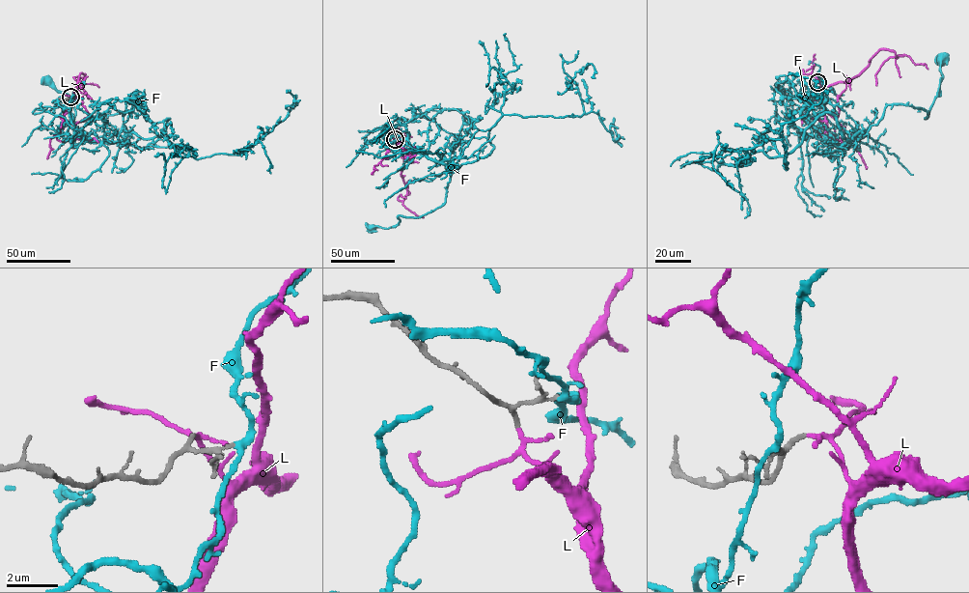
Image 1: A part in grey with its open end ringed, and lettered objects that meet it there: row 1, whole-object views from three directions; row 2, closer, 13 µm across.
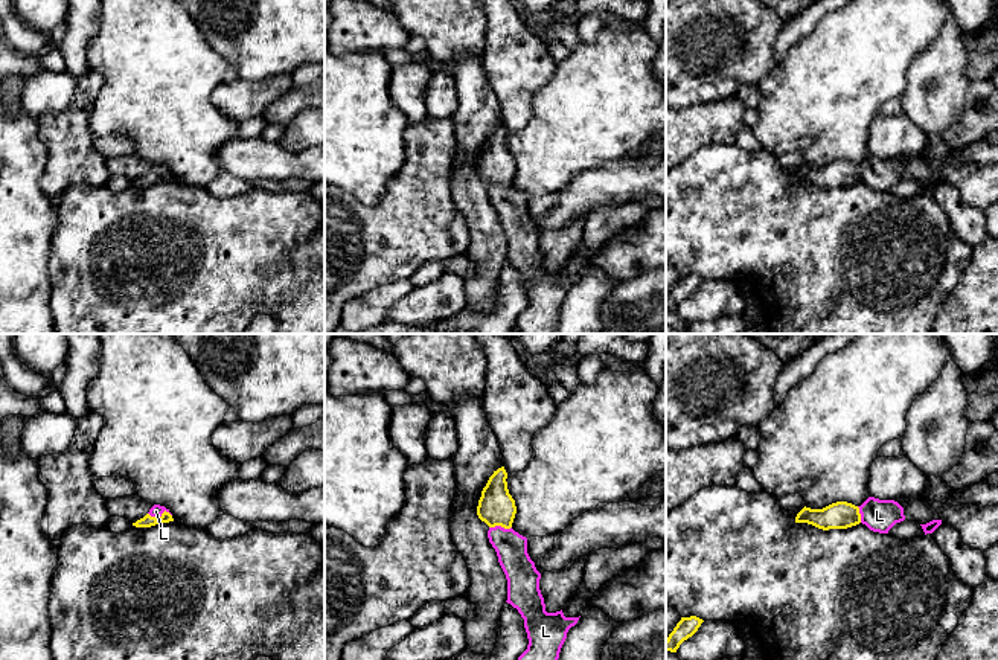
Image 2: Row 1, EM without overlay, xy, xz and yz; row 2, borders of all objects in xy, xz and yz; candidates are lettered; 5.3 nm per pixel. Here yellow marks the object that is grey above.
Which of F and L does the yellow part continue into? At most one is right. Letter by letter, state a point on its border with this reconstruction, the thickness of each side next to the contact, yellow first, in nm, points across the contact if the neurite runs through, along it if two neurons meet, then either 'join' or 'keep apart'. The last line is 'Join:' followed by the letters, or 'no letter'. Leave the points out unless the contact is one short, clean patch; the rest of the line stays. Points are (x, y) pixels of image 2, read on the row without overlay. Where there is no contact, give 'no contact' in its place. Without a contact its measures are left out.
F: no contact | keep apart
L: xy (162, 174) | 60/70 nm | across xy (147, 180), (162, 174), (156, 169) | join
Join: L

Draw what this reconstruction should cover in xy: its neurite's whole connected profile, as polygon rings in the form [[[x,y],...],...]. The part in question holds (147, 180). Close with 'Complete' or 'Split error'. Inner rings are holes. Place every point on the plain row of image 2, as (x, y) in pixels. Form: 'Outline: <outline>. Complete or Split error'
Outline: [[[154,163],[149,168],[149,171],[143,177],[133,181],[133,184],[136,184],[136,186],[151,186],[151,184],[155,184],[155,183],[169,181],[169,180],[174,180],[169,168],[166,168],[165,165],[160,165],[160,163]]]. Split error

